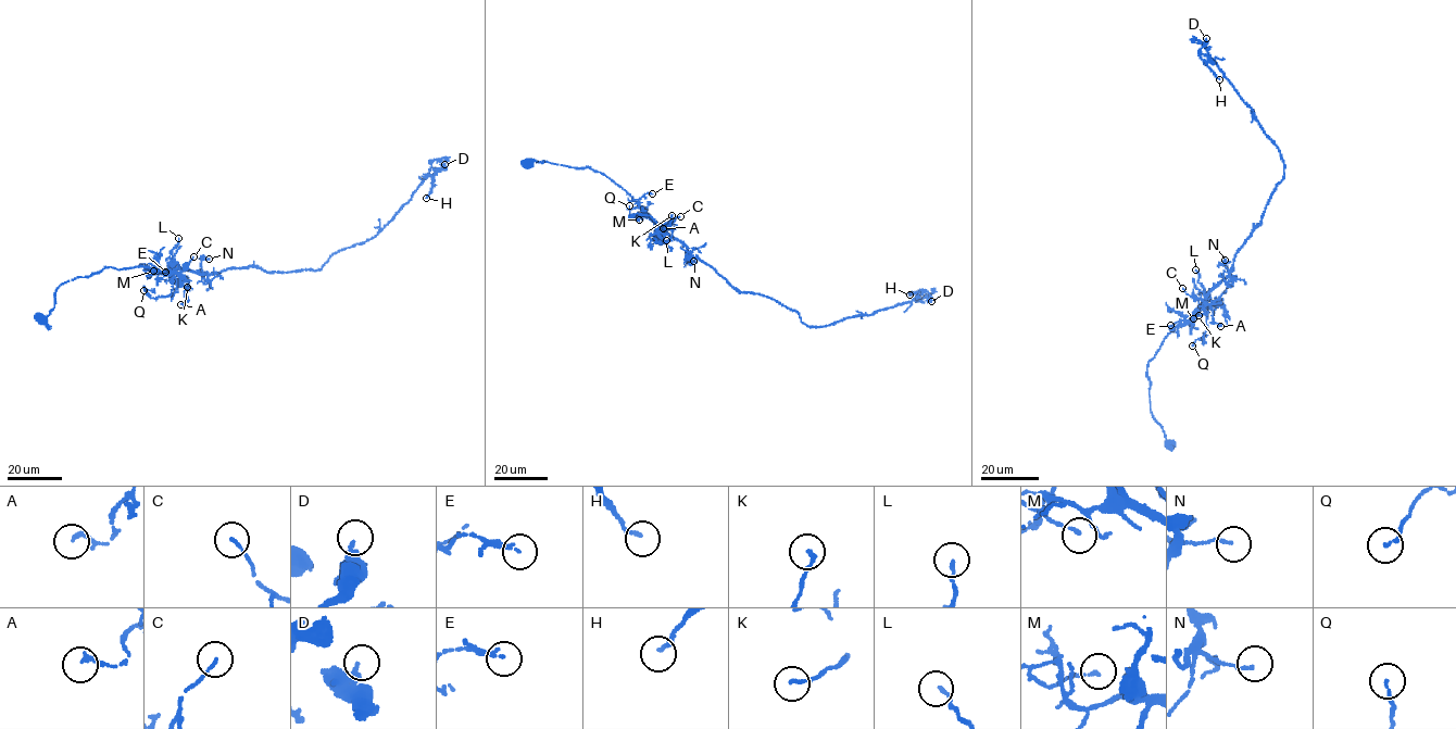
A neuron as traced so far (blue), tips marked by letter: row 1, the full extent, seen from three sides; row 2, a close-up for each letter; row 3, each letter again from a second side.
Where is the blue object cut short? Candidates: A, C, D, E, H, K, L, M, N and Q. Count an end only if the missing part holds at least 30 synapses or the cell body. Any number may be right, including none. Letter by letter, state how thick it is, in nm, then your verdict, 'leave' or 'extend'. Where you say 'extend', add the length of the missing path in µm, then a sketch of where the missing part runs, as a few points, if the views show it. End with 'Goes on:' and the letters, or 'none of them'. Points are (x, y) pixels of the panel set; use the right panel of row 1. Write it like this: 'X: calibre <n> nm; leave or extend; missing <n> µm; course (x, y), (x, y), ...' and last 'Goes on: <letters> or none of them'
A: calibre 160 nm; leave
C: calibre 110 nm; leave
D: calibre 240 nm; leave
E: calibre 140 nm; leave
H: calibre 160 nm; leave
K: calibre 160 nm; leave
L: calibre 130 nm; leave
M: calibre 120 nm; leave
N: calibre 110 nm; leave
Q: calibre 100 nm; leave
Goes on: none of them

